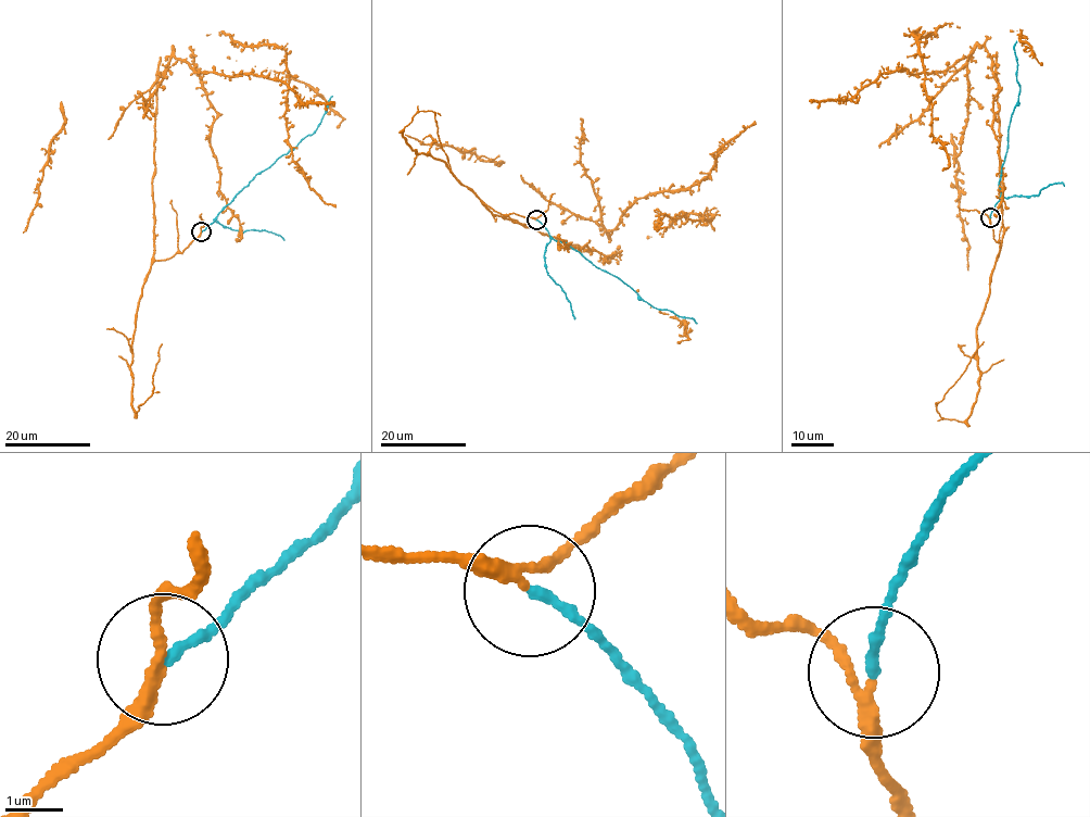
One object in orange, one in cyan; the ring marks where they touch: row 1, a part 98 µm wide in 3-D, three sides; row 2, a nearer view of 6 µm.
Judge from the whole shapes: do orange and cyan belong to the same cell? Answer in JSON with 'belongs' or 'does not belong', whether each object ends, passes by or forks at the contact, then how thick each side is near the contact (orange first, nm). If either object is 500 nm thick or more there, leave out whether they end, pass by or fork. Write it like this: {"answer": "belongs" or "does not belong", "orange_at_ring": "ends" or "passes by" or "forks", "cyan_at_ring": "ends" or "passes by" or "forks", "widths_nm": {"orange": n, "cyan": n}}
{"answer": "belongs", "orange_at_ring": "passes by", "cyan_at_ring": "ends", "widths_nm": {"orange": 170, "cyan": 170}}

